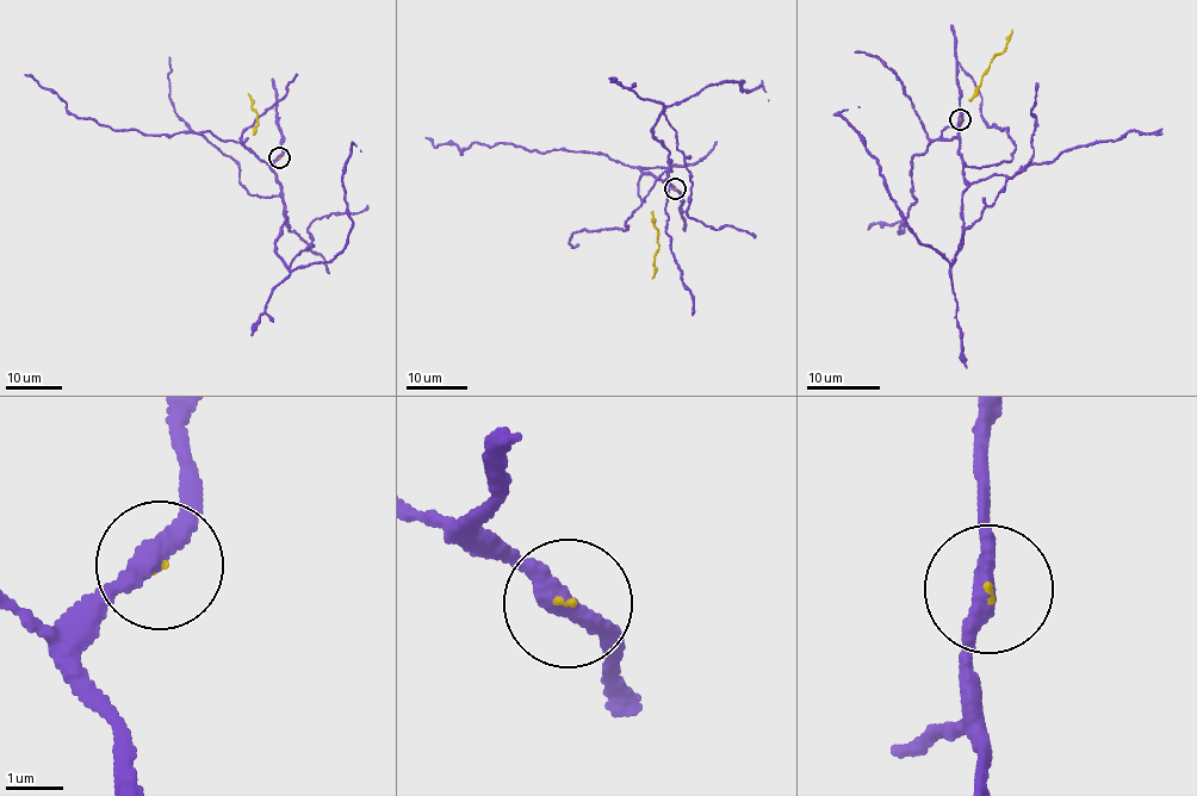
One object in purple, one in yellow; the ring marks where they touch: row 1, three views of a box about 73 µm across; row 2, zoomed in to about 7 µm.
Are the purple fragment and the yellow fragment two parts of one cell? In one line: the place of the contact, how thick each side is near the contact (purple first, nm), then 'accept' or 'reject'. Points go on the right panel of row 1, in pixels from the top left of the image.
at (960, 119); 340 nm thick on the purple side, 40 nm on the other; accept

